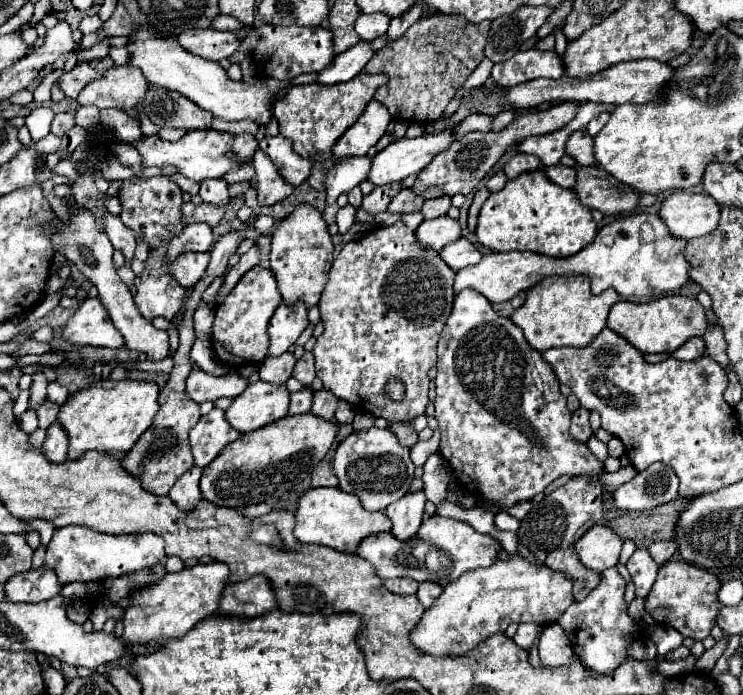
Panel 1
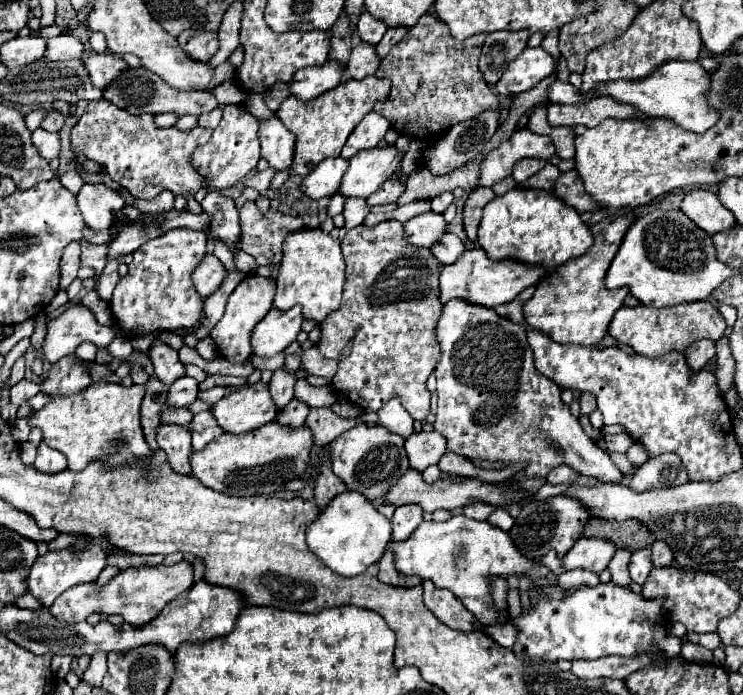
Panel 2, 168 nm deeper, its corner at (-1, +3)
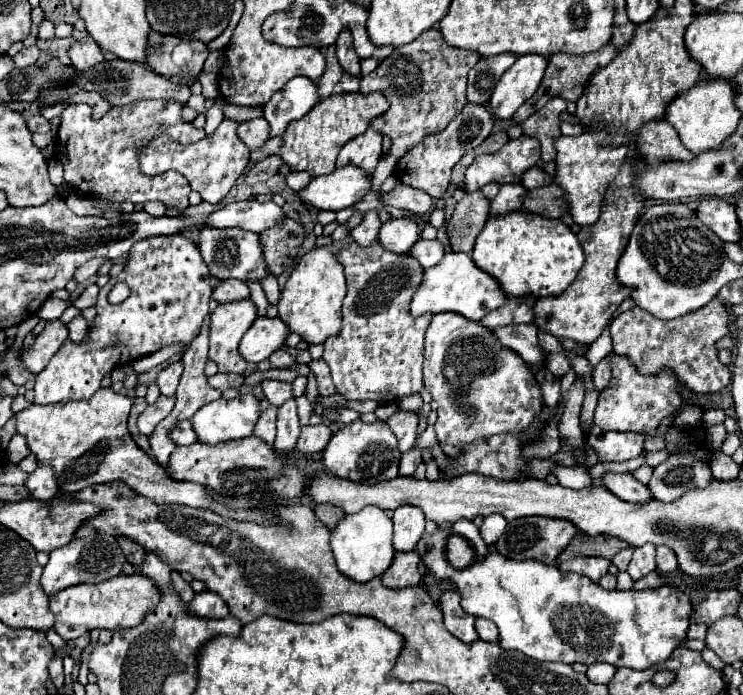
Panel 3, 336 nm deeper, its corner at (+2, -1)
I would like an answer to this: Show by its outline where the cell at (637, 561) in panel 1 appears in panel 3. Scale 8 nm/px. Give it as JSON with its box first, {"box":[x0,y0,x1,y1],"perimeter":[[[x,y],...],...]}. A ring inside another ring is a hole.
{"box":[628,544,656,580],"perimeter":[[[644,544],[640,548],[634,548],[634,556],[628,566],[628,574],[632,576],[632,580],[644,578],[646,574],[650,574],[656,568],[654,552],[656,552],[656,548],[652,544]]]}

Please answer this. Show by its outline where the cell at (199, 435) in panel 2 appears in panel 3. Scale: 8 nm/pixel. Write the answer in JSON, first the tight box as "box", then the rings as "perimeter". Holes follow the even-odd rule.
{"box":[172,420,198,446],"perimeter":[[[184,420],[180,422],[174,430],[172,430],[172,440],[176,442],[176,446],[190,446],[190,444],[196,444],[198,442],[198,436],[196,436],[196,430],[192,426],[190,420]]]}

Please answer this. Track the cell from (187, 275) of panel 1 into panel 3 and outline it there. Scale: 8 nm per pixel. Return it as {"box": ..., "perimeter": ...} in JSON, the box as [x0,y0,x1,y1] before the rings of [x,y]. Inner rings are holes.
{"box":[212,278,250,304],"perimeter":[[[228,278],[228,280],[216,280],[216,286],[212,288],[212,298],[222,304],[222,302],[232,302],[232,300],[242,300],[248,298],[250,290],[244,282]]]}

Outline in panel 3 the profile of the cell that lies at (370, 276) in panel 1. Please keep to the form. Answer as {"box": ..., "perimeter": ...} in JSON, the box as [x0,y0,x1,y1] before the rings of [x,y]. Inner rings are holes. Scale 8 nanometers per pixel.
{"box":[322,240,432,404],"perimeter":[[[380,240],[370,246],[356,242],[338,252],[344,266],[348,294],[342,308],[342,330],[324,342],[322,360],[332,370],[336,392],[348,400],[376,400],[380,404],[396,402],[422,390],[424,334],[432,314],[412,318],[408,306],[422,286],[424,268],[412,254],[388,252]]]}

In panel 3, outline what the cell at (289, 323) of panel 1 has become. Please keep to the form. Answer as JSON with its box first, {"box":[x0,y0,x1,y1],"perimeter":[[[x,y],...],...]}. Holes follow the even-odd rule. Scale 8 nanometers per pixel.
{"box":[240,318,290,362],"perimeter":[[[256,318],[250,330],[240,340],[240,354],[246,362],[262,362],[270,358],[272,352],[286,346],[290,328],[280,318]]]}

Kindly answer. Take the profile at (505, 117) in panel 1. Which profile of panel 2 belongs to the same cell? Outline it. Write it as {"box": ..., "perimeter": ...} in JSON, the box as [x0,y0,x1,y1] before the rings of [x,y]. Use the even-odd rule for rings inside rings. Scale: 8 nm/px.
{"box":[375,20,499,140],"perimeter":[[[437,20],[433,26],[417,24],[407,36],[391,48],[381,60],[375,76],[391,80],[389,100],[375,106],[375,112],[391,122],[399,134],[409,134],[417,140],[427,140],[449,126],[475,118],[487,108],[497,108],[499,100],[483,82],[477,60],[487,34],[473,36],[473,42],[459,42],[449,34],[445,22]]]}

